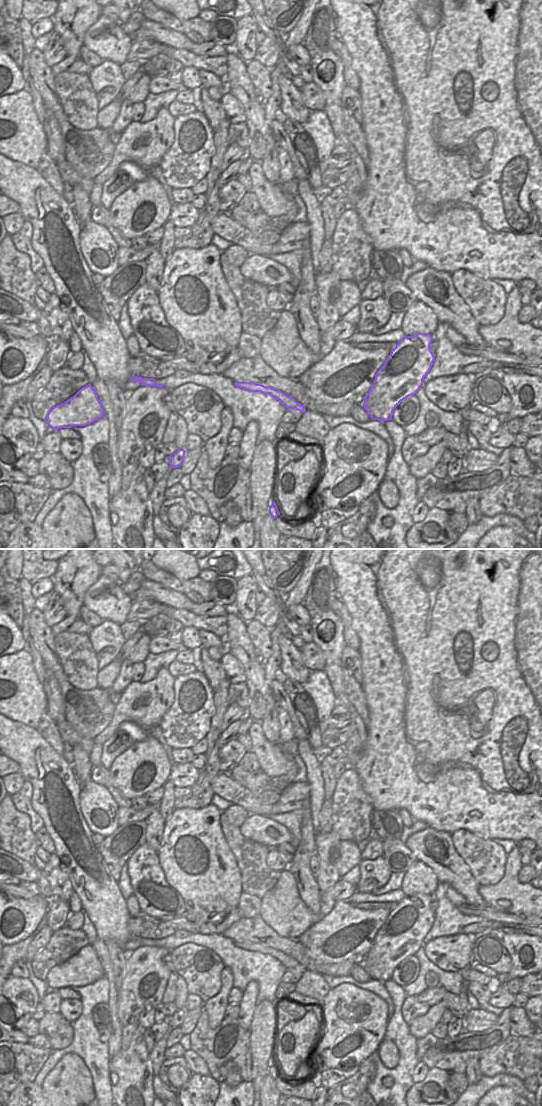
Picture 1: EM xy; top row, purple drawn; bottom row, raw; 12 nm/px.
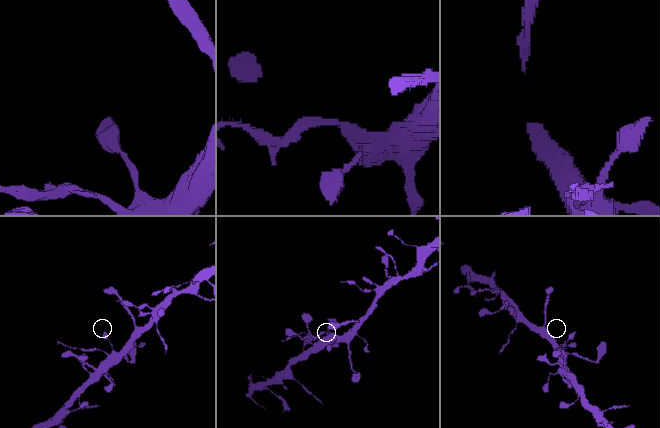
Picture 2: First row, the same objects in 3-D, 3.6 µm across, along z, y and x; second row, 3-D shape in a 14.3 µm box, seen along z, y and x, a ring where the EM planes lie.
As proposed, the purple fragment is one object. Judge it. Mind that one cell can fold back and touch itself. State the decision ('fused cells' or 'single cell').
fused cells

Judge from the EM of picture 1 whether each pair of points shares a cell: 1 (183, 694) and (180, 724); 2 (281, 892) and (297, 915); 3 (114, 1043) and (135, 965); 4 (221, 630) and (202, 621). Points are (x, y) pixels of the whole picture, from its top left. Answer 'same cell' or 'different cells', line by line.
1: same cell
2: same cell
3: different cells
4: same cell

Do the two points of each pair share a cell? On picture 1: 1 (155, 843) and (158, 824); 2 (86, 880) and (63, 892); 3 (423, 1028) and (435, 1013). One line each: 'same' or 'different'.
1: same
2: different
3: same

